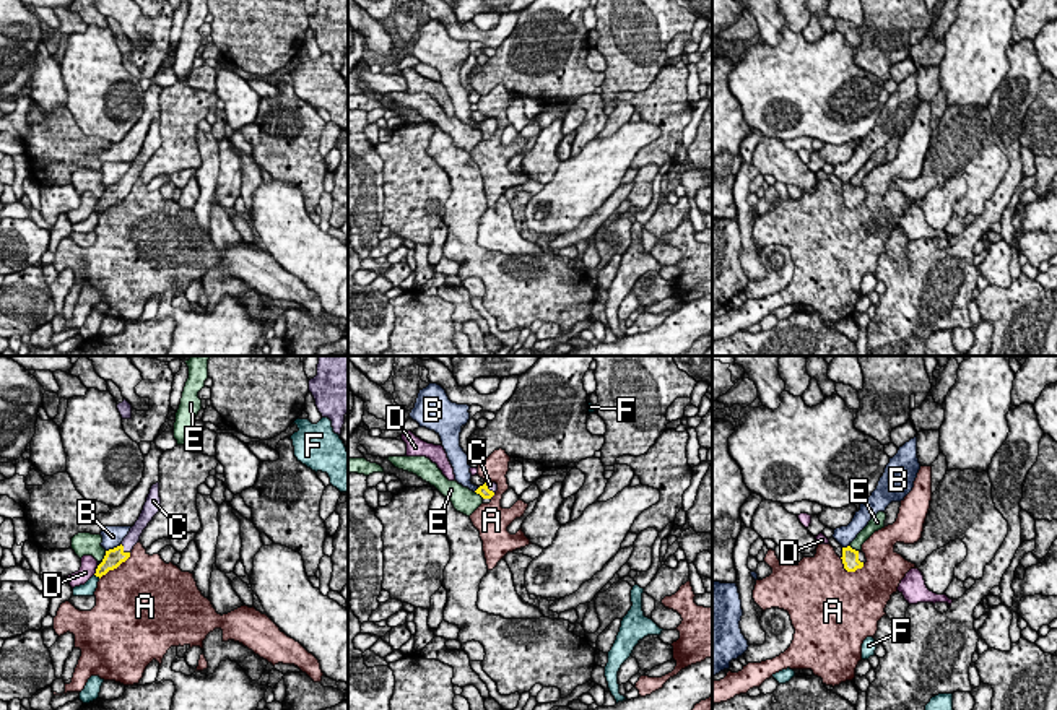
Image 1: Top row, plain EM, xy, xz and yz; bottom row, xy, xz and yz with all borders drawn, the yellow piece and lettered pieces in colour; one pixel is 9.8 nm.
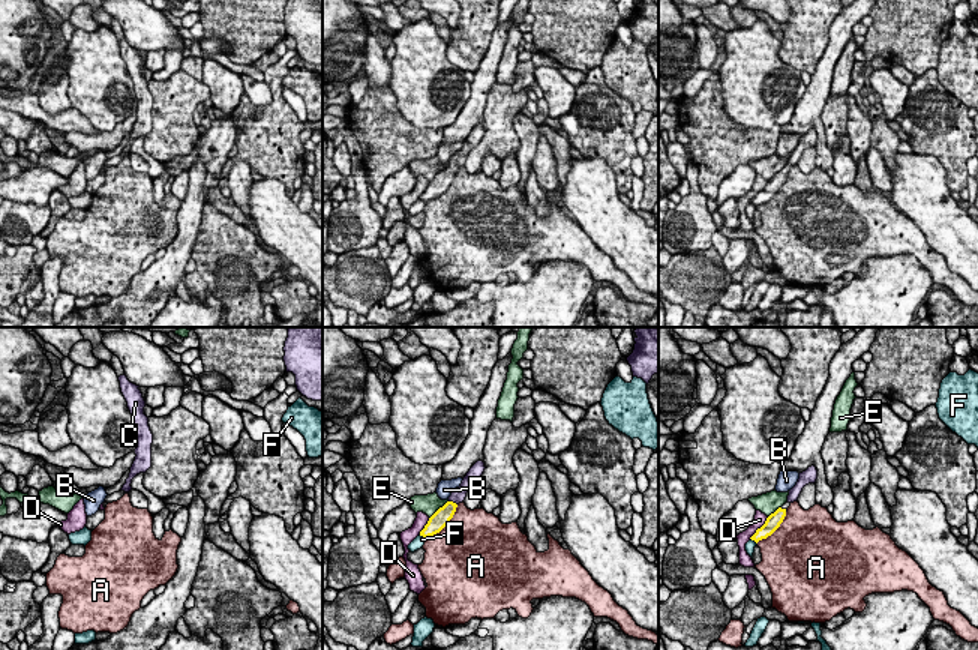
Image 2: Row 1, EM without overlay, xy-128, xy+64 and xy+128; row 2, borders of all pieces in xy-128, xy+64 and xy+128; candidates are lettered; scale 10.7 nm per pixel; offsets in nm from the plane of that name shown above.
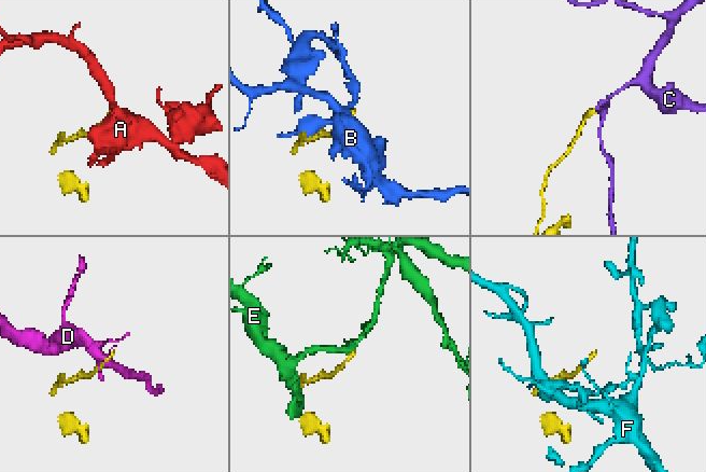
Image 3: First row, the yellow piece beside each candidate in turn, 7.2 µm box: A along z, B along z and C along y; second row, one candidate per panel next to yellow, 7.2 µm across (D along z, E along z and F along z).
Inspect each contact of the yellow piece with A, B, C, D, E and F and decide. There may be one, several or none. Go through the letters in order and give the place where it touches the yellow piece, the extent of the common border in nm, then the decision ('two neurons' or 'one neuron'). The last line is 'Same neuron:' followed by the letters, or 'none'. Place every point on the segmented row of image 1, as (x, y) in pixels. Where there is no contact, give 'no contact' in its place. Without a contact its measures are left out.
A: meets yellow in xy at (116, 567); contact 420 nm long; two neurons
B: meets yellow in xy at (114, 548); contact 170 nm long; two neurons
C: meets yellow in xy at (122, 549); contact 140 nm long; one neuron
D: meets yellow in xy at (96, 572); contact 70 nm long; two neurons
E: meets yellow in xy at (104, 558); contact 140 nm long; two neurons
F: meets yellow in xy at (98, 575); contact 70 nm long; two neurons
Same neuron: C

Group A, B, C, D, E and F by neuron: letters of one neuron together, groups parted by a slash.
A / B / C / D / E / F

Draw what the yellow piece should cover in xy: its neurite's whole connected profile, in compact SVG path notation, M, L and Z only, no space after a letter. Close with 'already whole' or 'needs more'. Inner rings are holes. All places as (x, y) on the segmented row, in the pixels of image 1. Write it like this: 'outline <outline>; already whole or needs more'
outline M156 483L151 486L143 510L135 525L130 528L128 535L117 548L106 551L102 562L96 569L94 574L96 577L101 578L109 570L117 569L122 562L125 562L130 557L130 552L133 546L140 541L143 530L148 526L148 523L159 510L161 510L159 483Z; needs more

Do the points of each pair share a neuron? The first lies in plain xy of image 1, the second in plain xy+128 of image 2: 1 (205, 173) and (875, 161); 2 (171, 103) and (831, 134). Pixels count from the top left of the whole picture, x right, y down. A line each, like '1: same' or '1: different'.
1: different
2: same

